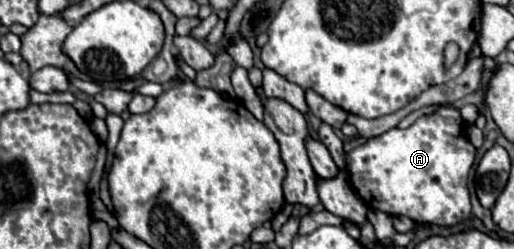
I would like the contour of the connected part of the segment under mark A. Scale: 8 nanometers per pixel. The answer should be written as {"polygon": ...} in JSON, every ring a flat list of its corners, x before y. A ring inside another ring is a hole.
{"polygon":[[440,107,440,111,428,117,420,117,408,129,394,127,384,135,378,135,358,145,350,153,346,153,346,167,350,173,352,187,370,209,384,211,390,217,404,215,404,217,410,217,414,223,434,223,442,227,452,227,470,219,472,215,466,179,472,169,474,155,476,155,476,149,470,145,468,137,462,131,458,109]]}

